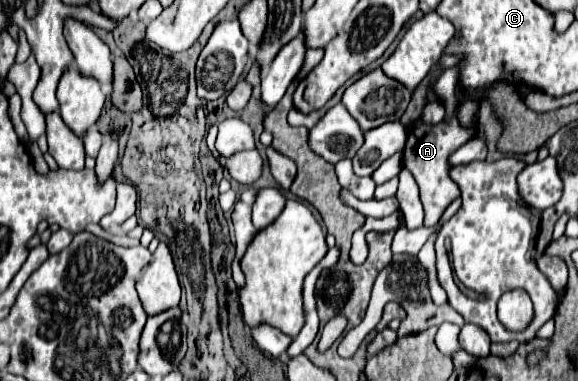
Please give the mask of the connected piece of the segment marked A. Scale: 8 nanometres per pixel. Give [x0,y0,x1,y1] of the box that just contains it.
[402,110,478,226]

